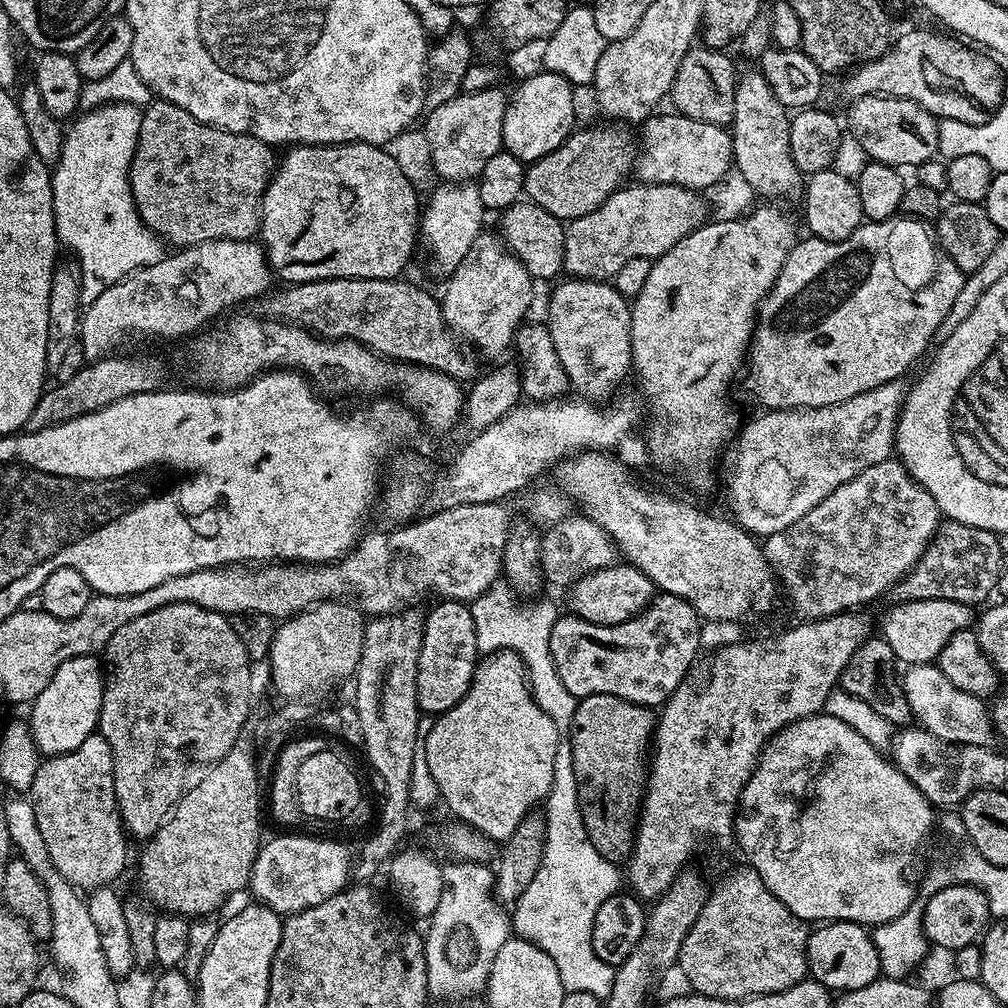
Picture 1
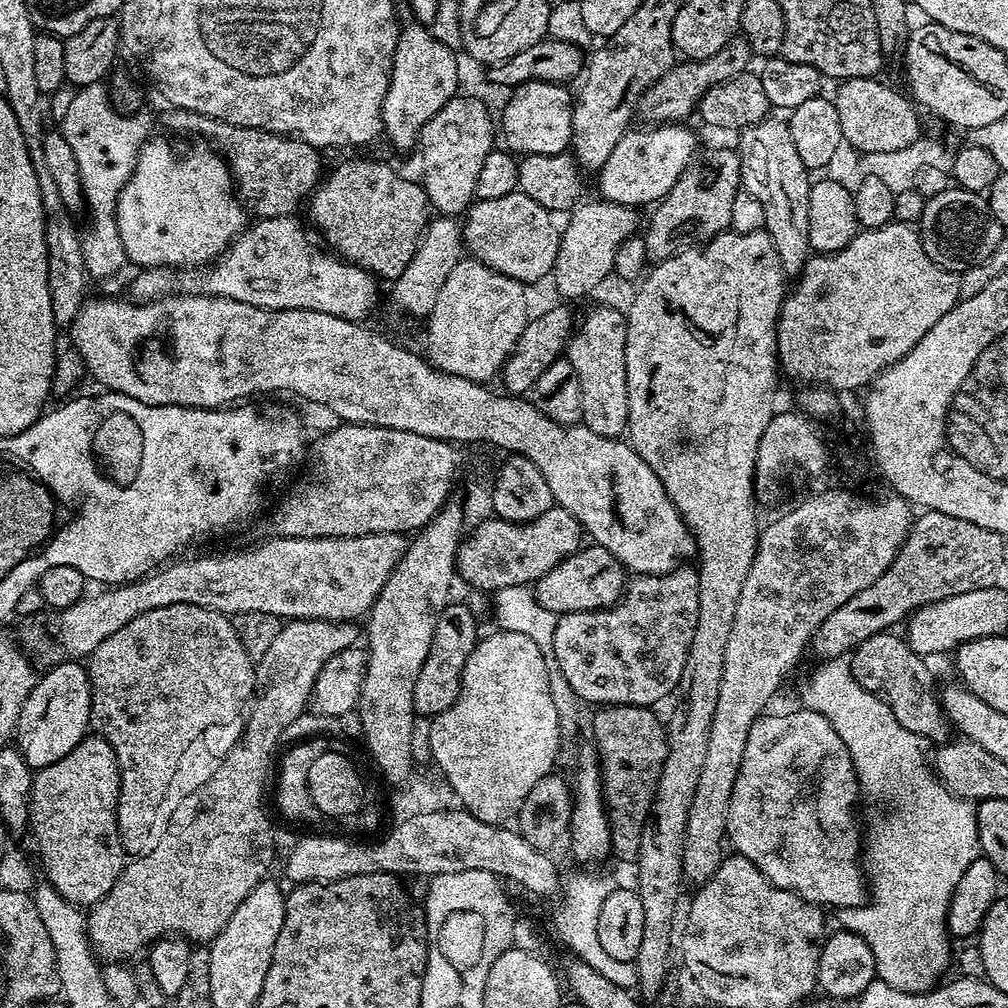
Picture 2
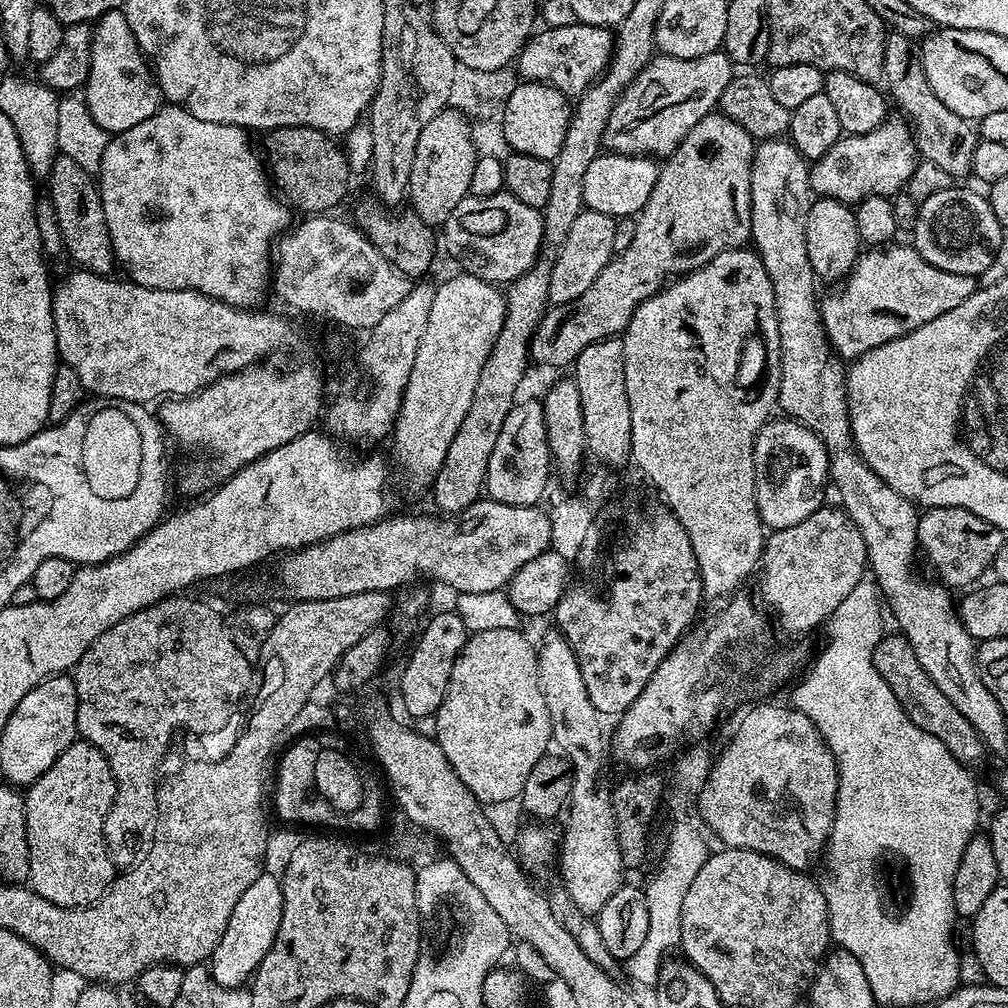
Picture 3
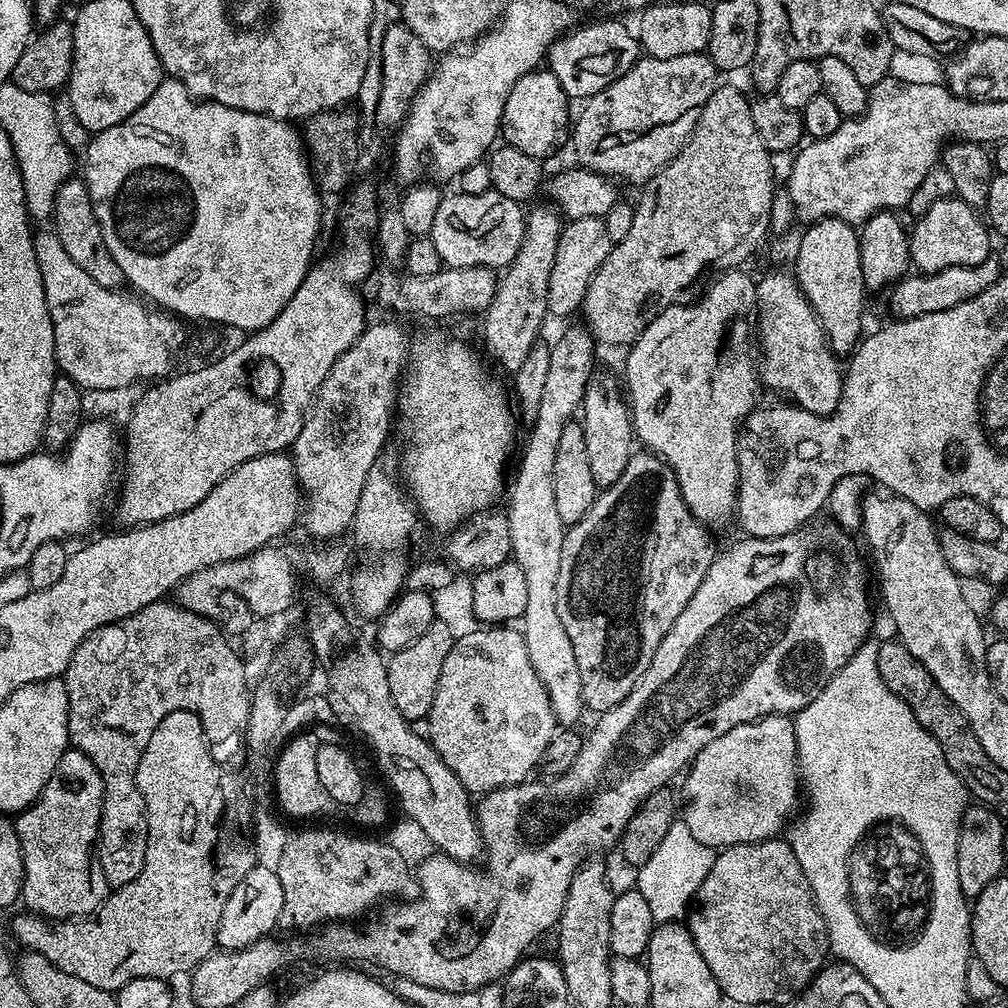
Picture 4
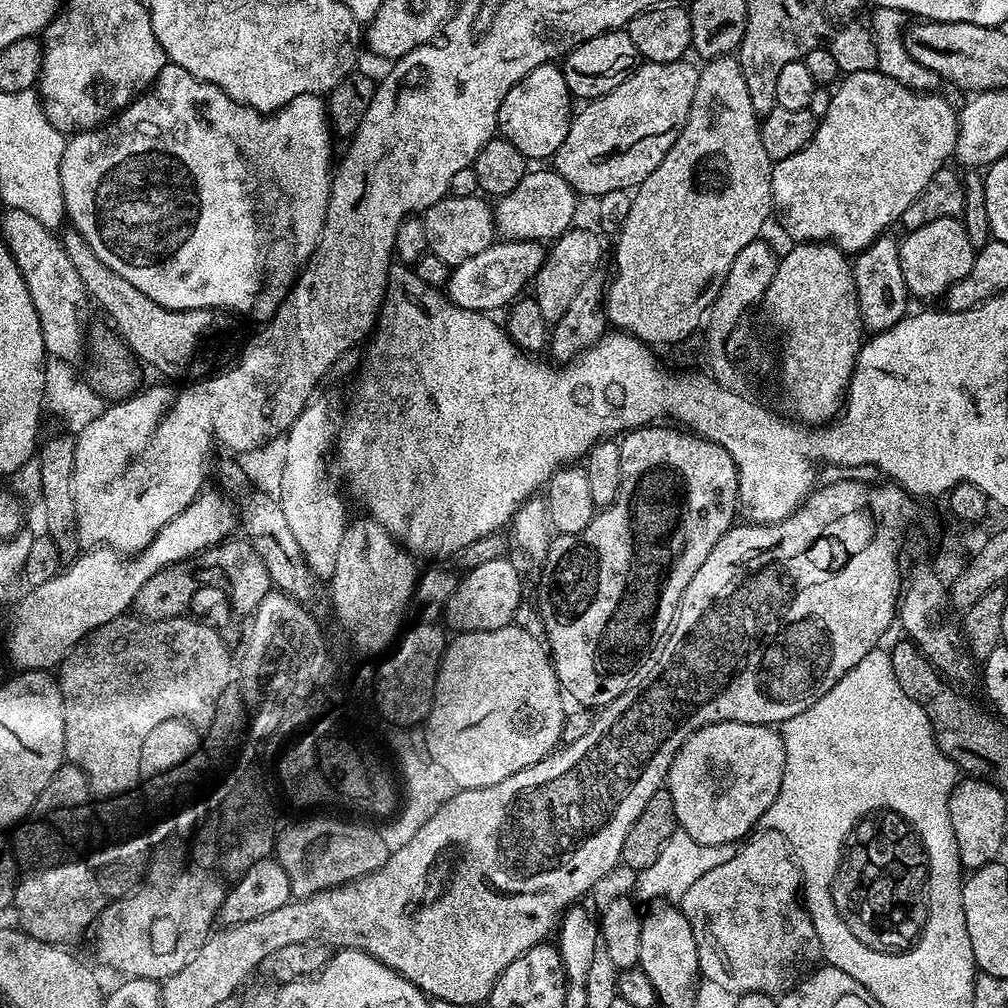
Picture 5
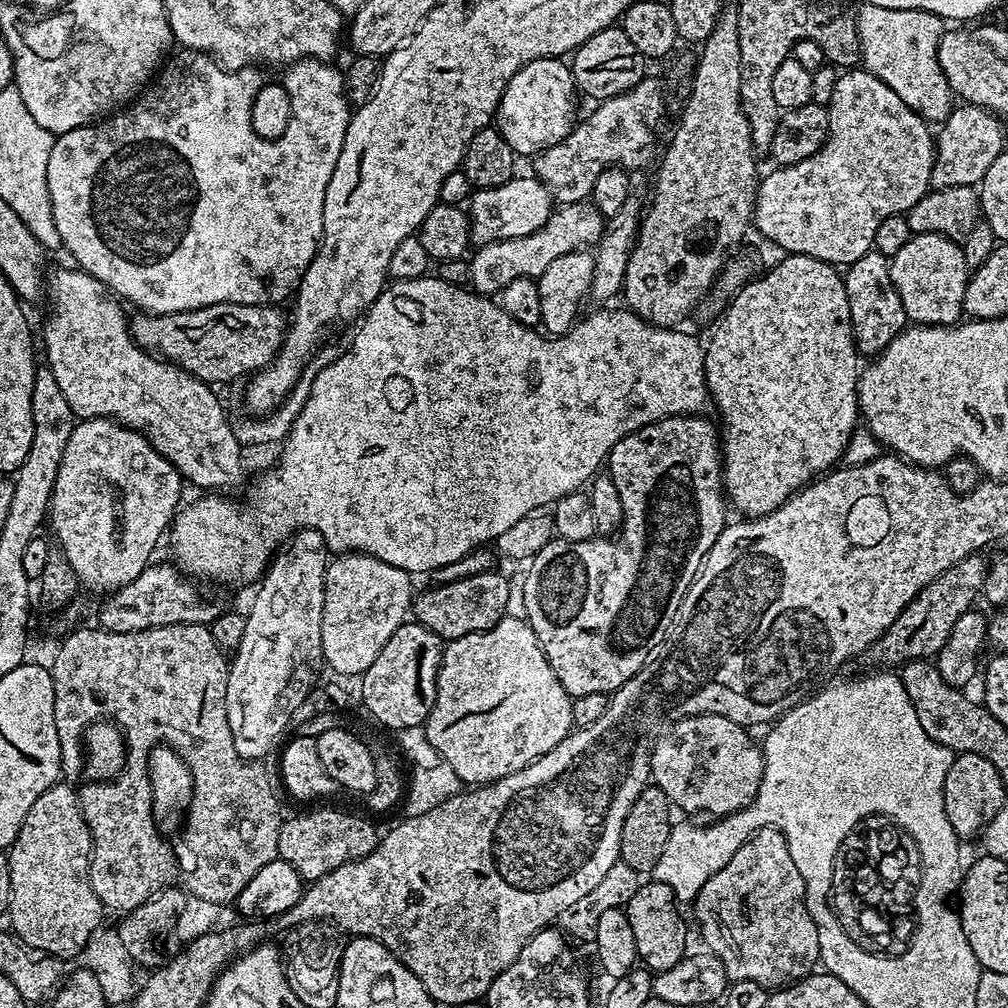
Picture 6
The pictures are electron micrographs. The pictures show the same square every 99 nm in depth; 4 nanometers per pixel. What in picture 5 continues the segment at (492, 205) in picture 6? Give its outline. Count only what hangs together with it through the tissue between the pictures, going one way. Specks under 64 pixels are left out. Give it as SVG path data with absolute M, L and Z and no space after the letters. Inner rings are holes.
M540 166L537 170L529 170L518 182L518 186L510 194L499 197L495 201L496 230L501 237L514 240L535 240L551 242L573 227L576 216L576 193L551 167Z

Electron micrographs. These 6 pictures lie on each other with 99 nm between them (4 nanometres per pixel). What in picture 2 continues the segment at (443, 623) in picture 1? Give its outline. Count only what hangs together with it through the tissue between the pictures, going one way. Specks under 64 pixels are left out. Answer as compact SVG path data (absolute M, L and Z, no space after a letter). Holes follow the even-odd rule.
M449 602L438 614L438 626L434 626L434 638L430 642L430 654L426 654L426 662L422 662L422 670L418 670L418 682L414 682L414 710L417 716L437 716L454 702L460 693L462 670L466 666L466 658L474 650L478 633L476 633L476 616L464 604Z

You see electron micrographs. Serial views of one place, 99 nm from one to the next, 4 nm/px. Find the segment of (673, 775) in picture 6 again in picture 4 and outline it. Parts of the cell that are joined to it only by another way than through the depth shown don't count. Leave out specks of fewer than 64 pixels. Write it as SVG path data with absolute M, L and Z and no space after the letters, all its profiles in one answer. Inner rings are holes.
M763 716L754 724L726 730L722 738L714 738L714 742L694 757L683 780L688 801L682 804L682 822L690 826L690 834L694 834L698 842L714 850L723 850L735 844L753 844L779 837L783 833L780 831L784 828L784 819L796 808L796 792L798 796L801 783L793 717Z

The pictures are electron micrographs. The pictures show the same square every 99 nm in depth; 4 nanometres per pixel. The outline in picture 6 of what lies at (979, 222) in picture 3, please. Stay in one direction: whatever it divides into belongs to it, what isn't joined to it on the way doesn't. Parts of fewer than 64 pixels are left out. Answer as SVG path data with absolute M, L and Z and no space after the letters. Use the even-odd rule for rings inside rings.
M912 234L902 250L890 258L890 278L894 282L894 290L898 290L898 298L902 298L904 312L913 325L957 323L965 315L964 295L969 275L963 247L942 234Z

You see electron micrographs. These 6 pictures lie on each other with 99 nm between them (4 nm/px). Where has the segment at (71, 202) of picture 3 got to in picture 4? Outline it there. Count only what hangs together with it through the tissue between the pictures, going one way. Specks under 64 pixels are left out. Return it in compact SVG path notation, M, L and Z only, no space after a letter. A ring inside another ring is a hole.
M69 178L62 182L62 186L58 186L52 220L55 234L62 242L62 250L70 254L71 260L89 278L94 278L98 286L117 290L125 287L126 281L118 262L114 262L110 250L106 250L106 238L102 238L102 226L98 226L98 218L94 214L90 194L86 190L83 179Z

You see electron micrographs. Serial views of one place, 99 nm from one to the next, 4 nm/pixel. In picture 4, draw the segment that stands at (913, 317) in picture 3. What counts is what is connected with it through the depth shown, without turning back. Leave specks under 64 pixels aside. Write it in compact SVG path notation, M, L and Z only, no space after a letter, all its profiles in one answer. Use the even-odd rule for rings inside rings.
M990 254L982 262L978 262L978 266L950 266L941 272L912 275L905 275L903 280L897 280L891 285L888 308L893 312L893 317L921 316L938 310L950 310L950 306L970 302L970 298L982 294L982 290L994 286L994 282L1002 275L1002 265L999 255Z

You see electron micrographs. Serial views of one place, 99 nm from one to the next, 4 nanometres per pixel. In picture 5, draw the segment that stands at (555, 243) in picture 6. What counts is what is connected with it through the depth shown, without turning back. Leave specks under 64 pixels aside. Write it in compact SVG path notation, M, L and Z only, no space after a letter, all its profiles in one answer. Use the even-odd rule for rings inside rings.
M501 239L482 250L482 254L474 254L474 258L466 258L466 262L451 269L446 295L466 310L492 314L495 308L507 309L523 293L520 291L535 281L545 255L545 245L535 240Z

